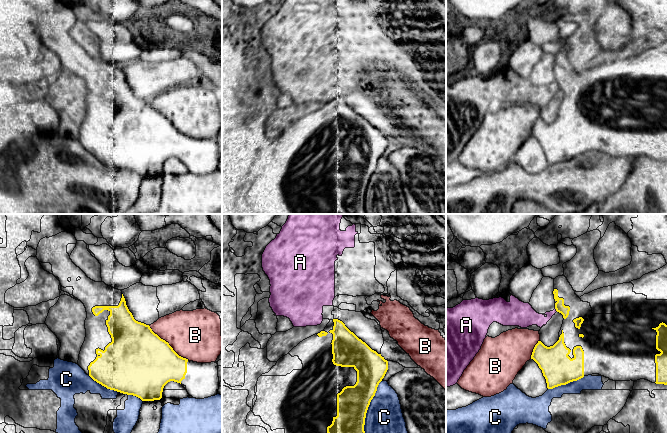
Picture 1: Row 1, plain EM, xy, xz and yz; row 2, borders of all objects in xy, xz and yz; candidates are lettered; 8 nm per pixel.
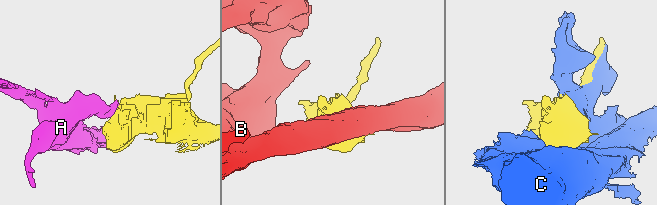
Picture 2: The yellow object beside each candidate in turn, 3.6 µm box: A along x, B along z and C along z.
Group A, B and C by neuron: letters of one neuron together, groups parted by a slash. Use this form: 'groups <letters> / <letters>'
groups A / B / C

